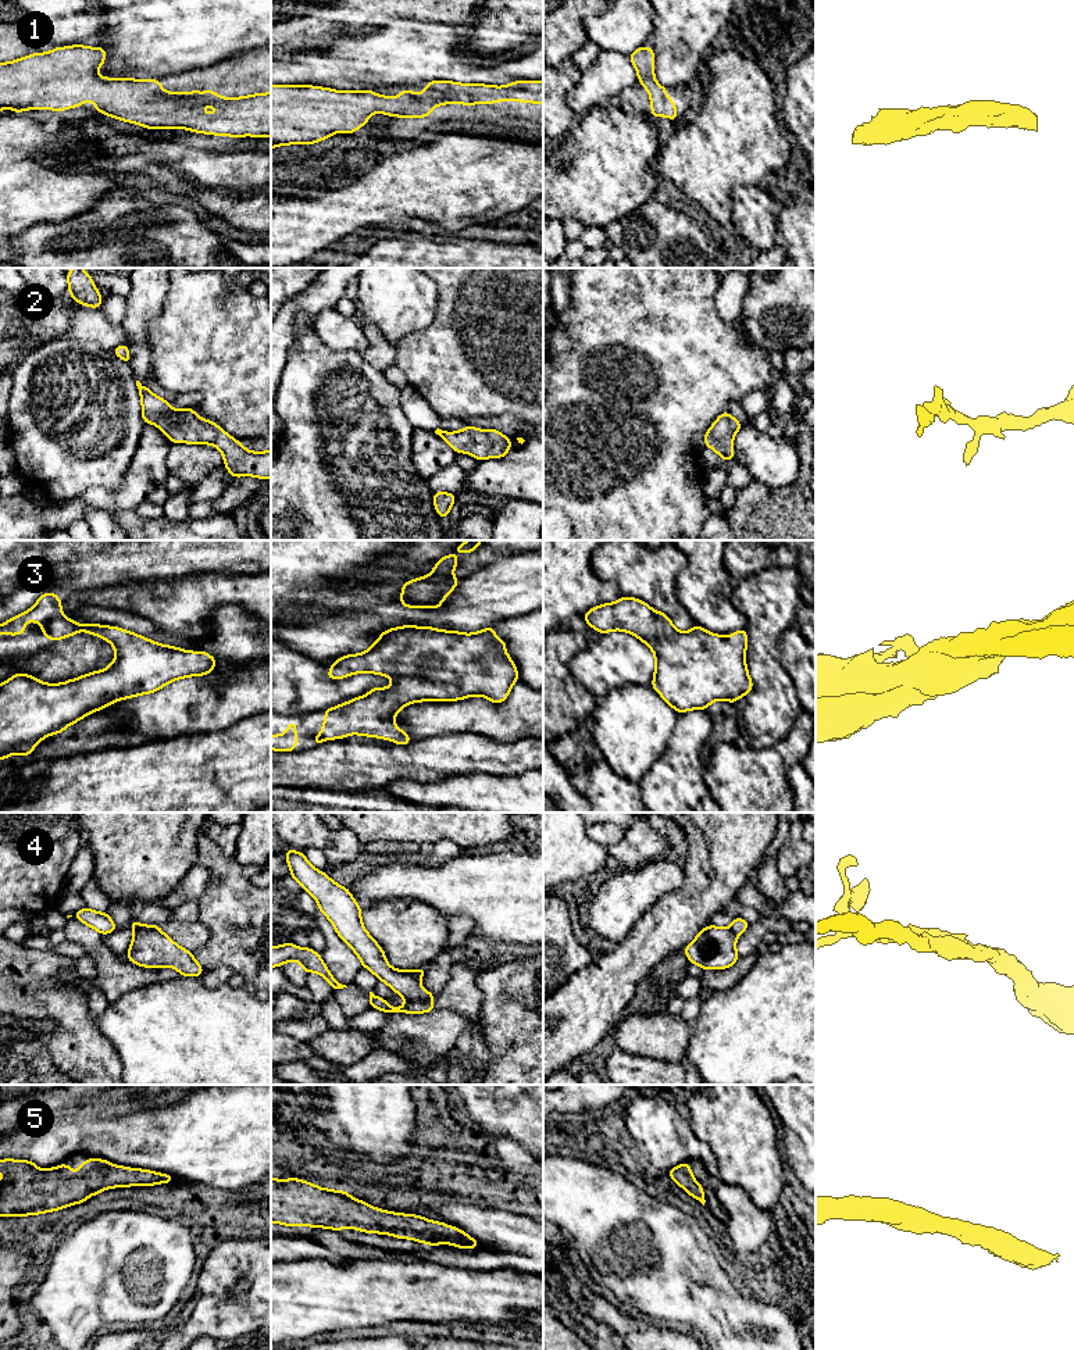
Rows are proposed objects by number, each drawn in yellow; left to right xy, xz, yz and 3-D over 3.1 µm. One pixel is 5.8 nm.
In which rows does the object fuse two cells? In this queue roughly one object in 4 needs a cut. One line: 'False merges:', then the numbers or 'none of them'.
False merges: 4

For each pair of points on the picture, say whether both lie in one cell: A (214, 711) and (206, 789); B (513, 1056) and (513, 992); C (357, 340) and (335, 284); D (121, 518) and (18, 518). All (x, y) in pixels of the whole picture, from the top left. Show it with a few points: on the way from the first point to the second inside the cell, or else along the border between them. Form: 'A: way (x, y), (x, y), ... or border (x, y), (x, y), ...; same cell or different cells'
A: border (242, 718), (222, 729), (182, 734), (179, 736); different cells
B: way (514, 1040), (514, 1007); same cell
C: border (334, 307), (327, 307), (311, 327); different cells
D: border (134, 510), (116, 510), (111, 514); different cells

